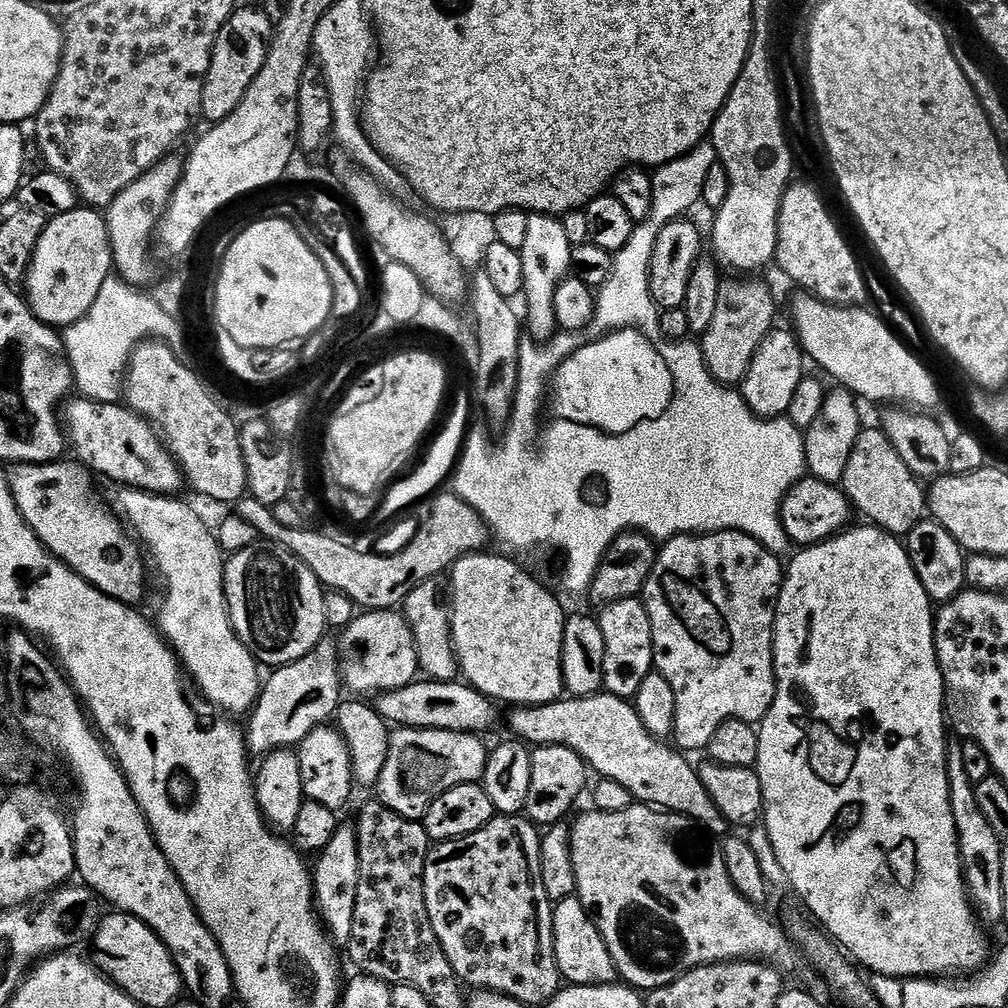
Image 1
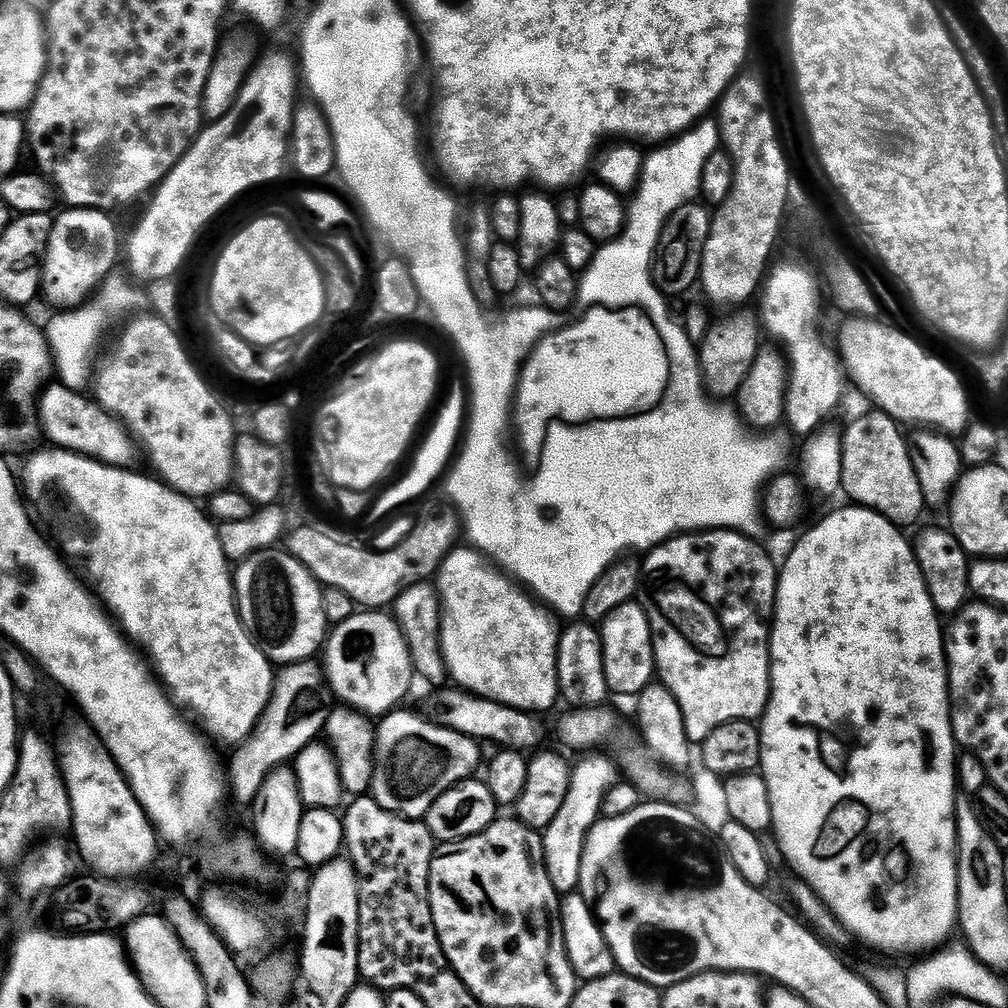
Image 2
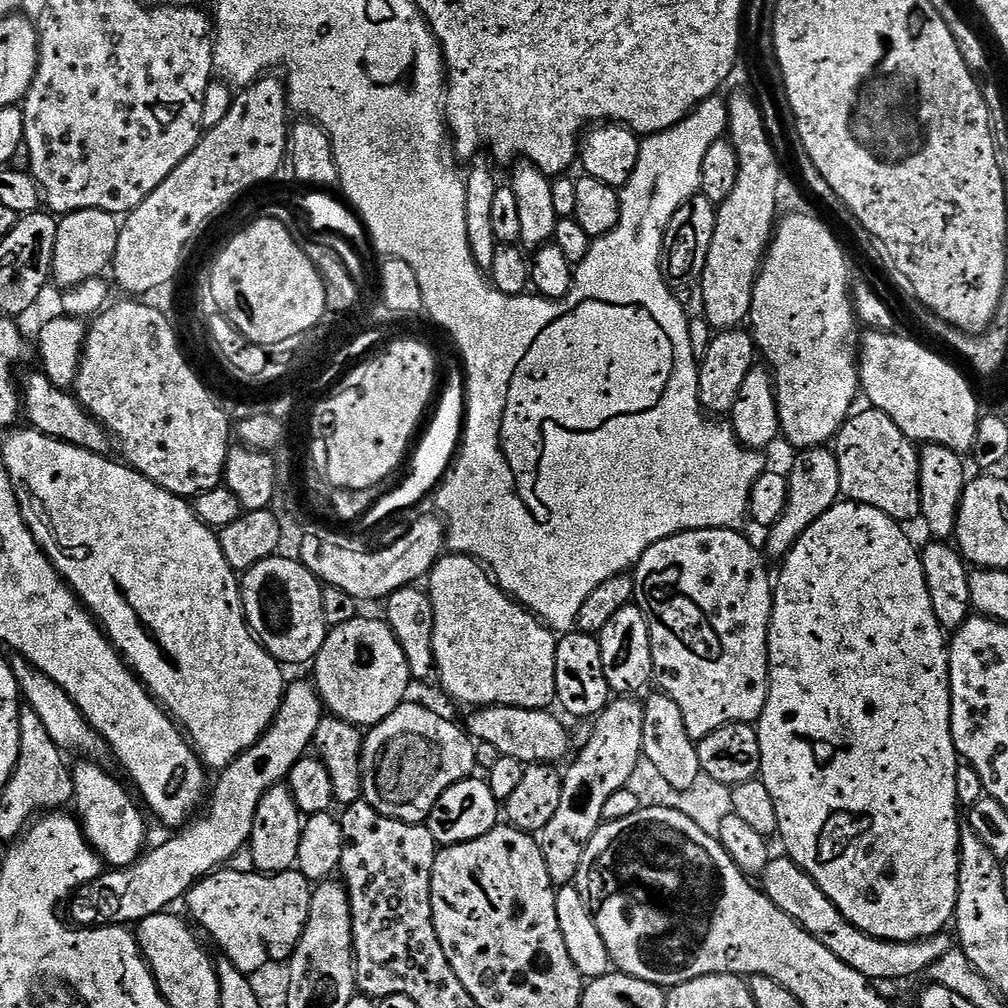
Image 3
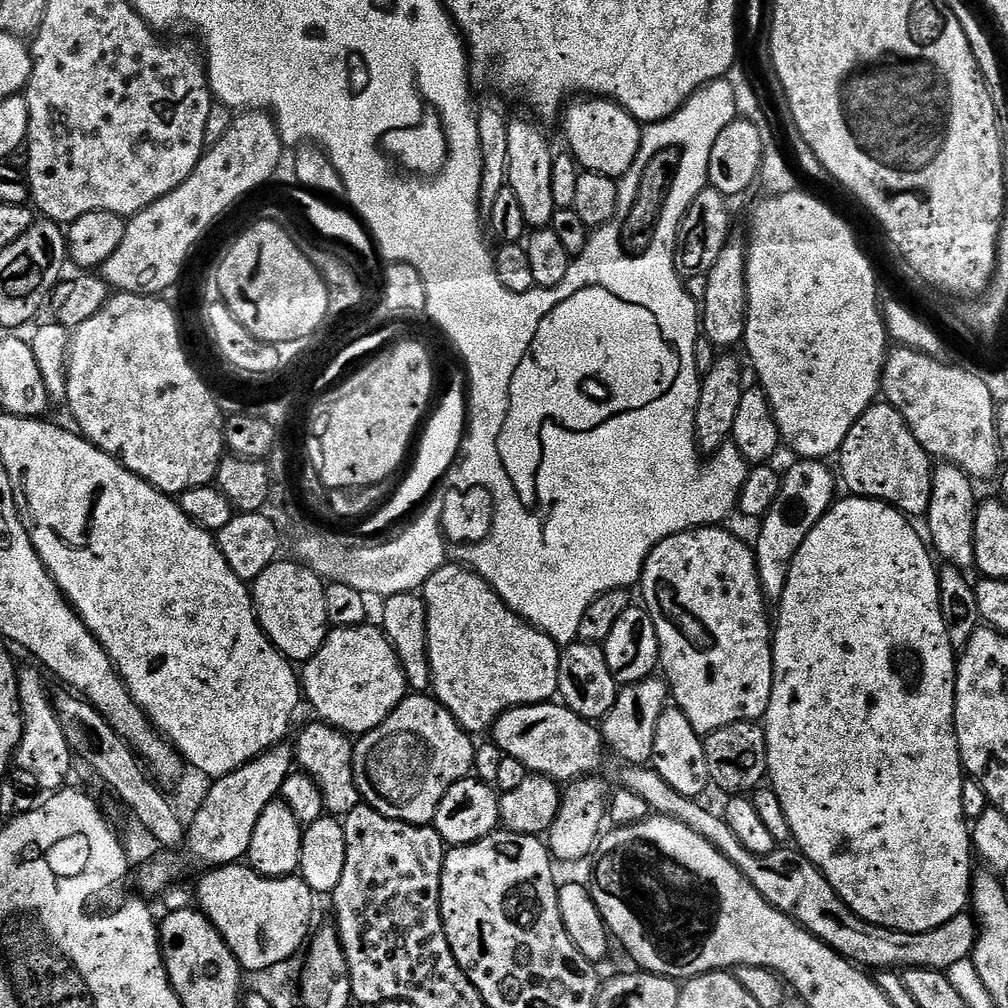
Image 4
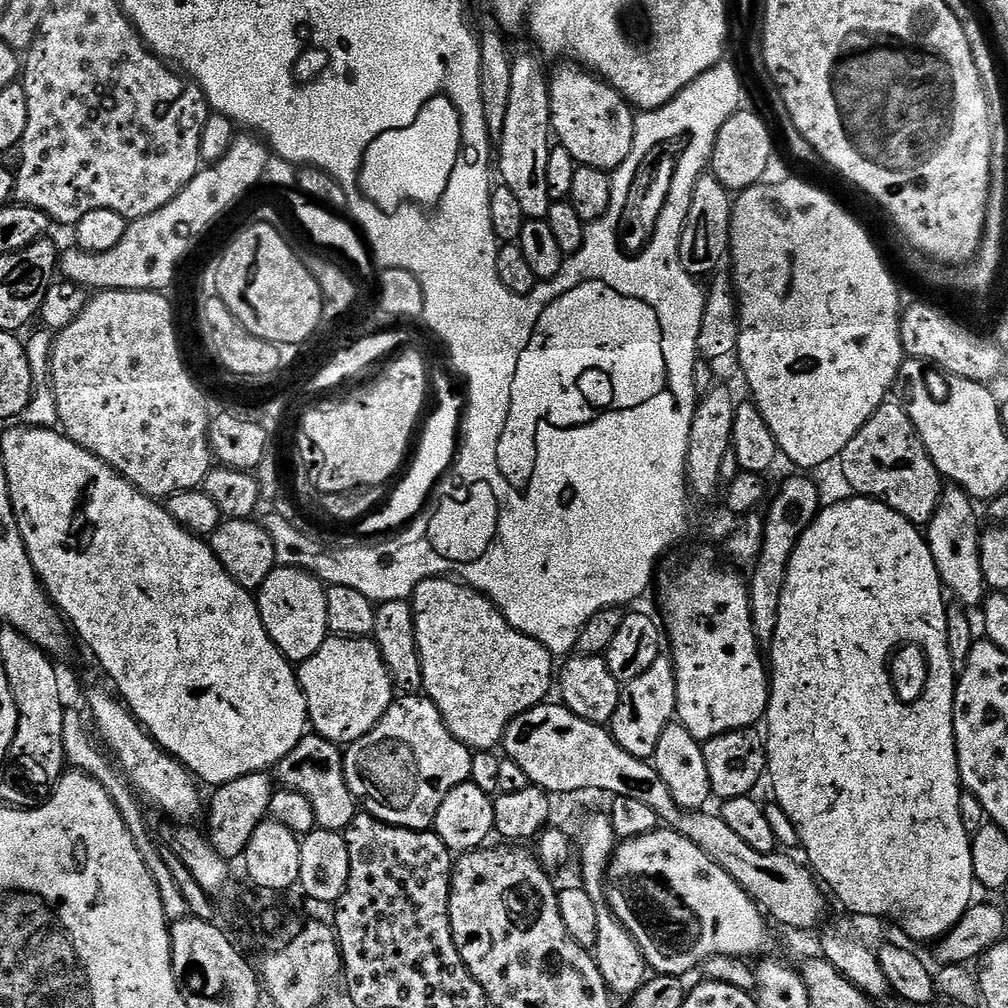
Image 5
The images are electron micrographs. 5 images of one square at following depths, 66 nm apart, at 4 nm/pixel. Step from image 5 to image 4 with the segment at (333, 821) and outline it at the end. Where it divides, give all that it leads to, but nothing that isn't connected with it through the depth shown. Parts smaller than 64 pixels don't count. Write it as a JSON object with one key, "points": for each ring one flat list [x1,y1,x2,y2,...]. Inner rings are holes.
{"points":[[323,722,308,724,294,743,294,760,299,771,305,772,322,790,325,809,333,817,343,818,362,803,354,782,352,765,353,741,343,732]]}

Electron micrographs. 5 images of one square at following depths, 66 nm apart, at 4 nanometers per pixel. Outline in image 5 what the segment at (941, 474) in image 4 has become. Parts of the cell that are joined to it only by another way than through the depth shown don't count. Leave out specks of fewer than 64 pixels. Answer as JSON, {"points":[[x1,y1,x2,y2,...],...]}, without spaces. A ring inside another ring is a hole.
{"points":[[948,486,944,489,940,509,935,518,926,525,928,549,936,563,936,569,945,589,952,592,959,603,969,609,979,609,986,599,986,583,980,557,982,527,976,521,976,508,971,496,961,488]]}

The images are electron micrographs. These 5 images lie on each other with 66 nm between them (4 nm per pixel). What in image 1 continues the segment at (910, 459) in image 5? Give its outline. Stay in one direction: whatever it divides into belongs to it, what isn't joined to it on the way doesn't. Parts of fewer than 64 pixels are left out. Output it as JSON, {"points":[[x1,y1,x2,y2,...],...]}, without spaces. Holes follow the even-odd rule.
{"points":[[865,427,846,462,842,481,842,491,853,509,882,531,904,538,926,516,926,492,920,487,921,481,909,470,906,462,902,462,886,433,879,427]]}

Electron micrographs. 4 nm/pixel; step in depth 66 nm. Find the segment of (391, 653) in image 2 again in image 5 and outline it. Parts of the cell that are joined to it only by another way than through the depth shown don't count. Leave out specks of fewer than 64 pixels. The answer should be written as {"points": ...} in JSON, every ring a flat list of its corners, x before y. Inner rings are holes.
{"points":[[329,635,320,649,299,665,298,679,308,703,308,719,315,735,341,746,352,744,366,735,380,721,382,714,386,714,394,699,392,676,372,638]]}

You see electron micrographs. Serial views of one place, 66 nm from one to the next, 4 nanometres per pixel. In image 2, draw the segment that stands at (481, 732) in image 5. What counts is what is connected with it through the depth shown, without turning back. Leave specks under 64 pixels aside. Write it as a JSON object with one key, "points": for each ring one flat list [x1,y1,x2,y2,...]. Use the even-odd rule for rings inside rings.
{"points":[[457,546,448,553,438,573,438,591,442,601,440,649,453,685,463,691,519,708,529,714,544,712,558,704,560,687,556,669,556,651,561,629,556,628,553,613,537,602,513,577,505,574,487,556,471,546]]}

